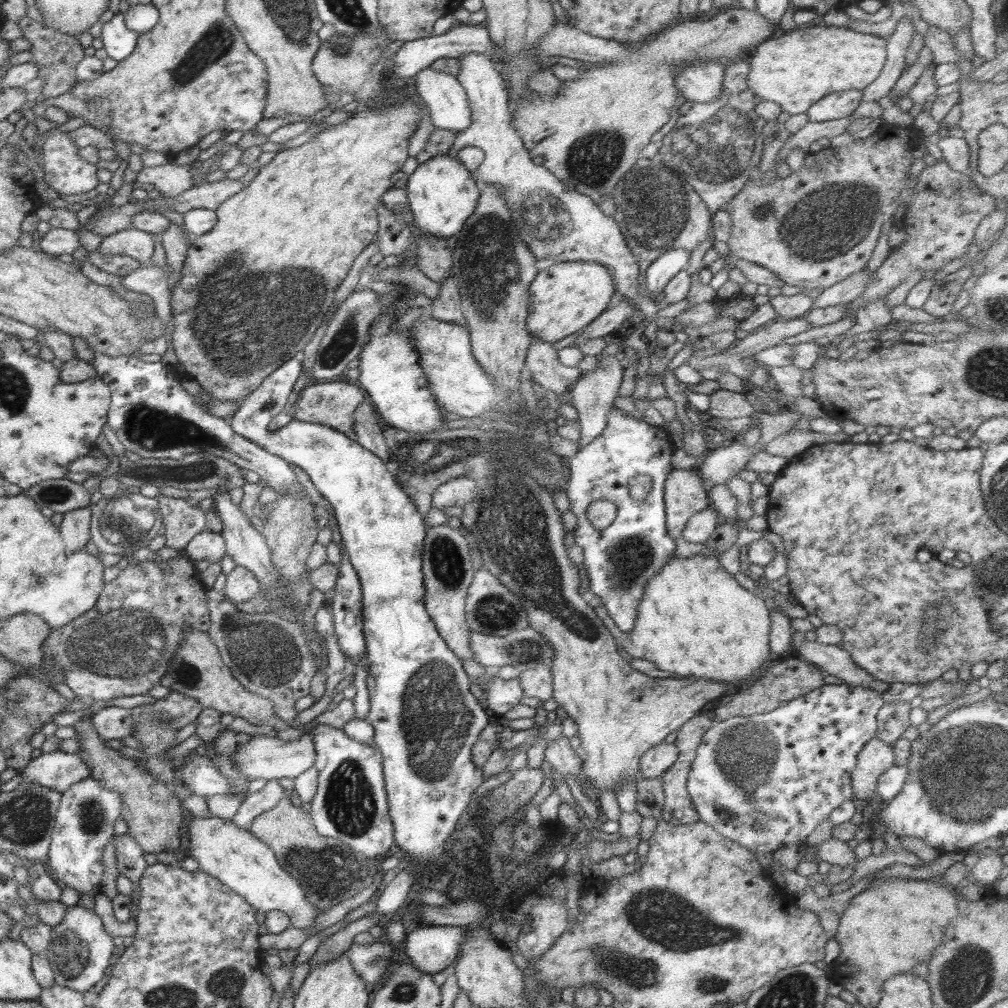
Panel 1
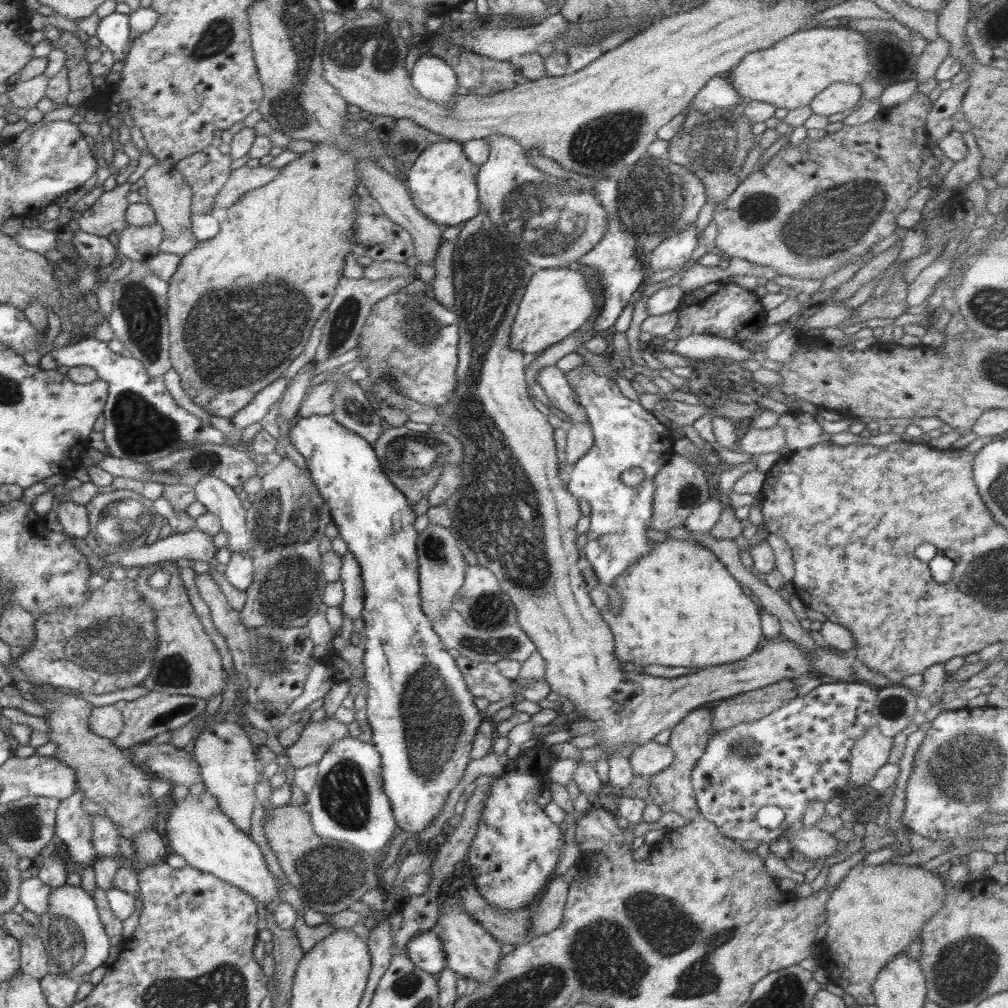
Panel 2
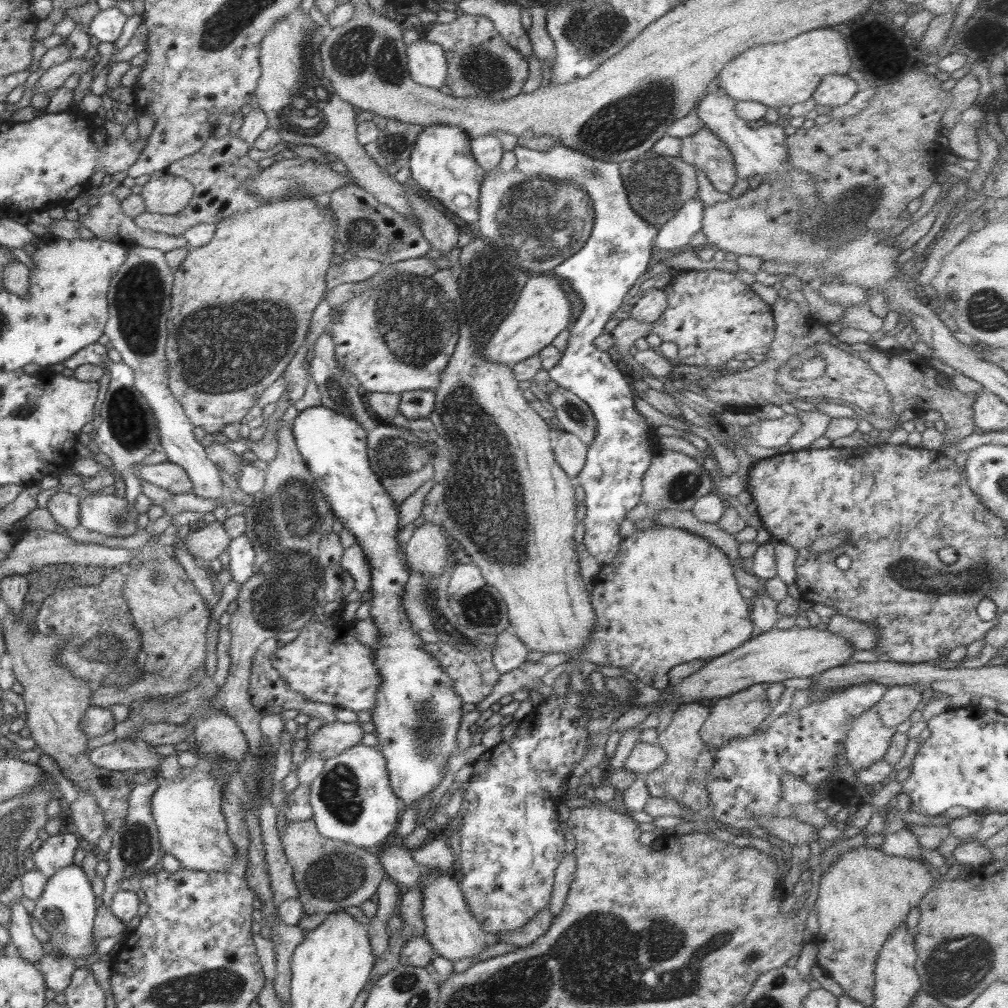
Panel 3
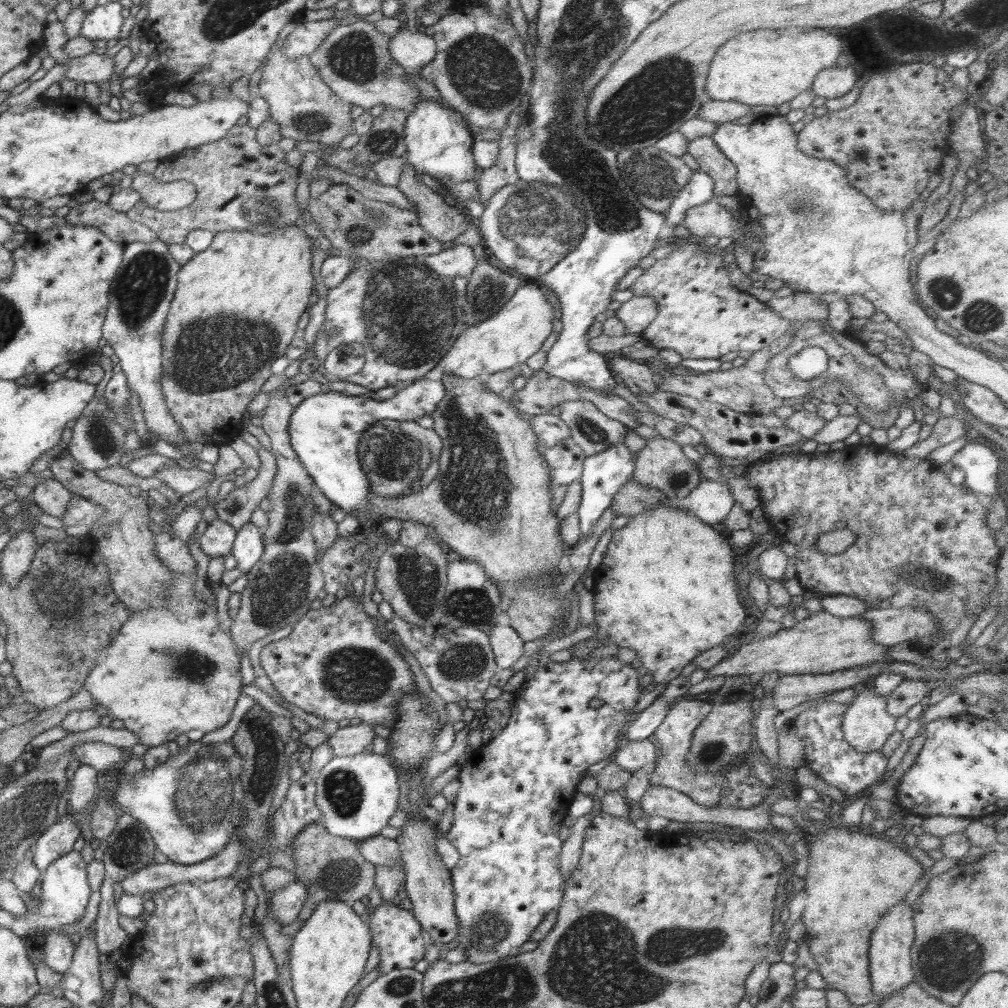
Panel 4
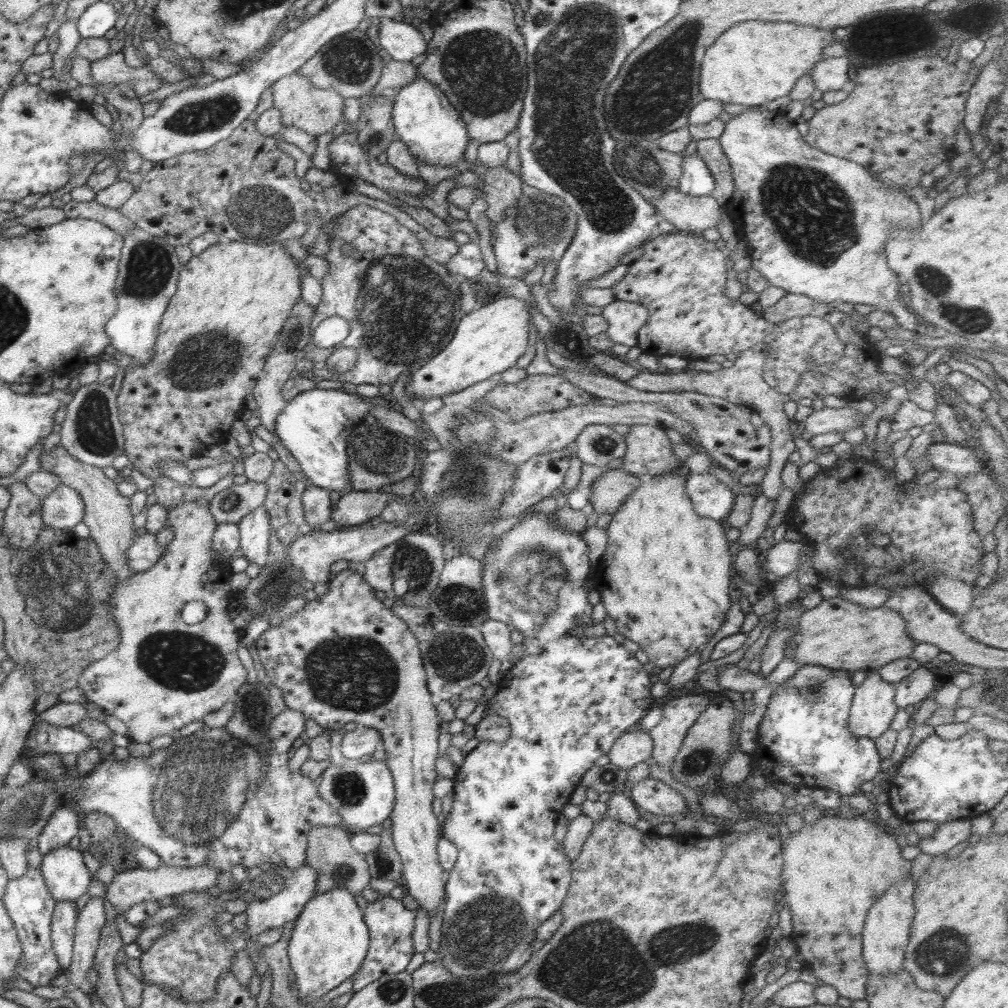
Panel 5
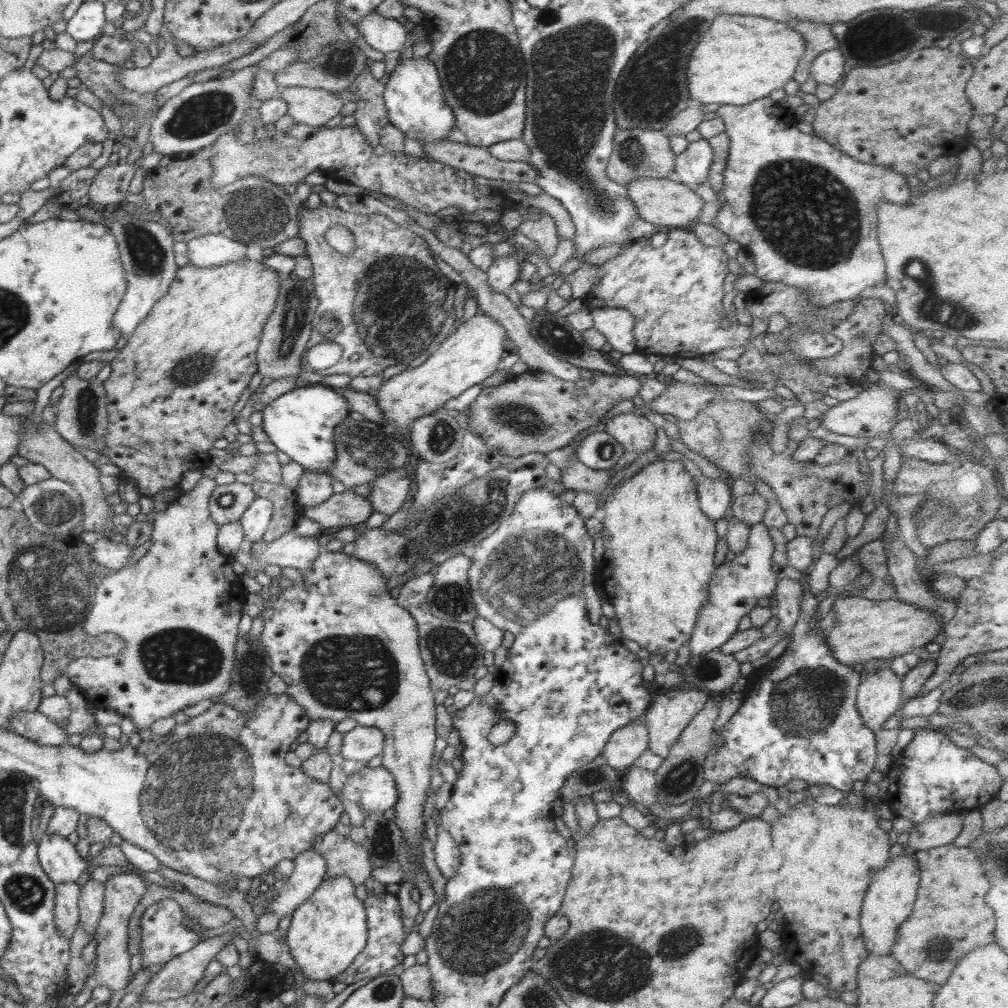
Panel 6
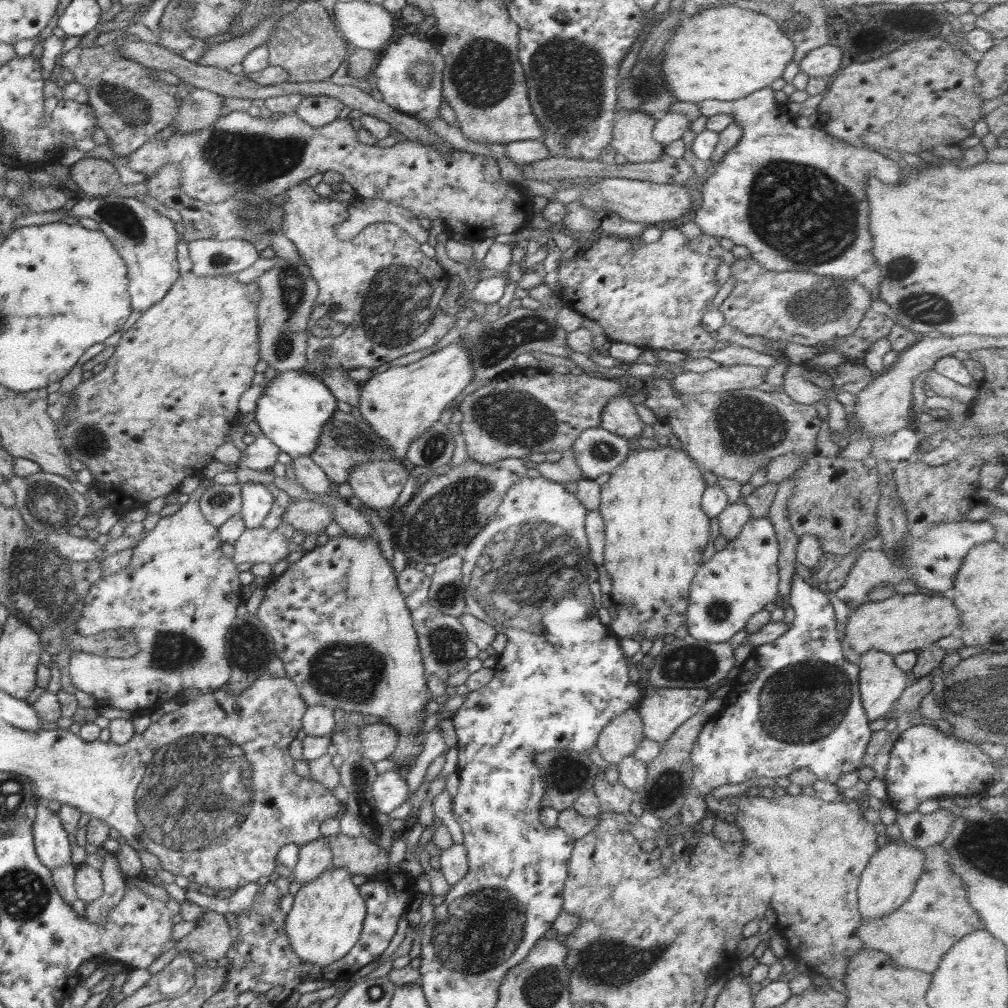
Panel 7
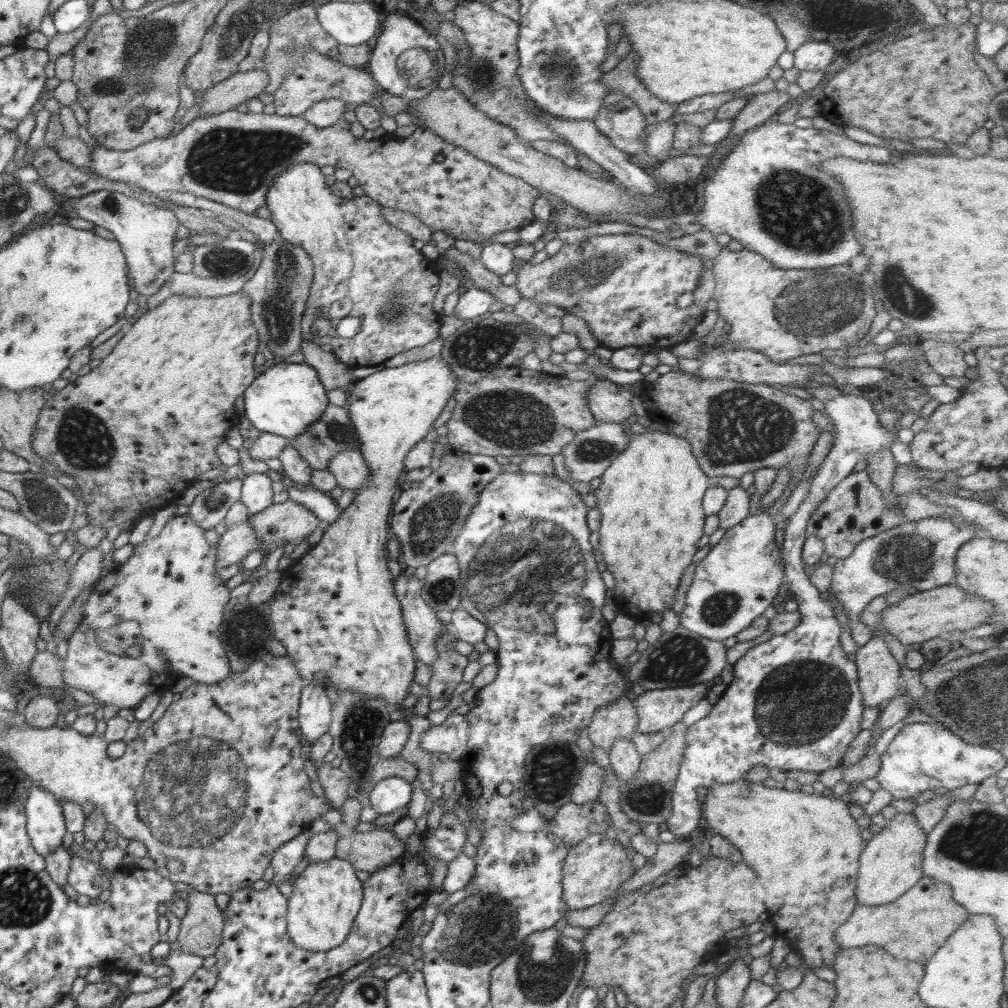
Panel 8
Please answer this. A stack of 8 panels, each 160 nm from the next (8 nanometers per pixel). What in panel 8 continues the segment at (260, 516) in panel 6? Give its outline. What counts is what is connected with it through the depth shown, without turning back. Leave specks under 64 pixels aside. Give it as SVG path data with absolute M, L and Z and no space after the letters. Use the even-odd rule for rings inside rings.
M248 473L246 478L241 480L241 500L248 509L250 515L261 513L273 503L273 480L266 473Z

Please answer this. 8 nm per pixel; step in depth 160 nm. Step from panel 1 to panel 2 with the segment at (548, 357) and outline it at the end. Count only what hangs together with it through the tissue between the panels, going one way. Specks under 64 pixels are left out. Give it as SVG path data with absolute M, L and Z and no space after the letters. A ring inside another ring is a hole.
M556 366L544 367L540 370L537 381L545 390L545 394L553 406L570 418L571 424L569 426L586 423L585 413L578 408L578 403L574 401L576 394L566 378L564 370L560 370Z

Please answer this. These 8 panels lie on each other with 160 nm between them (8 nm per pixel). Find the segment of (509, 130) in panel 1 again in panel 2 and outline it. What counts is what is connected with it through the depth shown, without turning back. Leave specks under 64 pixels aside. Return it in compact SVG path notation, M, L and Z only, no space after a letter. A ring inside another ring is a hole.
M491 134L487 136L487 141L489 157L476 175L479 201L482 210L500 230L502 238L514 246L520 258L531 260L528 264L538 269L567 267L570 262L576 262L589 253L602 240L608 230L609 214L579 182L560 179L540 171L526 159L522 146L505 134Z

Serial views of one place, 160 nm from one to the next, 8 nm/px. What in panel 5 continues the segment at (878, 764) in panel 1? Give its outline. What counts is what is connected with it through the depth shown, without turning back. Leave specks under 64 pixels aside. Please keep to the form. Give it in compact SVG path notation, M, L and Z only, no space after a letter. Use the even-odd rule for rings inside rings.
M877 670L869 671L864 682L855 687L848 717L850 732L872 740L880 737L898 712L894 697L894 685L883 681Z

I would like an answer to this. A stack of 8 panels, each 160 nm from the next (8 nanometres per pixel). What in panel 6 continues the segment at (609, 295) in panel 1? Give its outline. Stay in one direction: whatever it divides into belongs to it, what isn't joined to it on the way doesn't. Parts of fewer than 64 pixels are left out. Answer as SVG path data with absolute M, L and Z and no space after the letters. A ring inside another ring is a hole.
M480 312L472 316L452 336L441 342L441 346L420 367L406 368L381 382L373 395L386 422L401 431L410 432L416 419L436 413L451 398L486 380L500 368L501 361L508 354L505 348L507 338L506 329L498 321Z

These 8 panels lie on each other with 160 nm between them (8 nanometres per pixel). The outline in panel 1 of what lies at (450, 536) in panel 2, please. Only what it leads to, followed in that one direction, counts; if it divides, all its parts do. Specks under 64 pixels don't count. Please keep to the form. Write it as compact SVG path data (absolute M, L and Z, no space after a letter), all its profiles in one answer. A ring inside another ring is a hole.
M444 524L427 529L423 543L422 564L426 612L434 621L442 640L460 660L462 658L475 660L475 654L471 649L472 630L465 622L465 598L476 572L468 549L468 541L458 529Z

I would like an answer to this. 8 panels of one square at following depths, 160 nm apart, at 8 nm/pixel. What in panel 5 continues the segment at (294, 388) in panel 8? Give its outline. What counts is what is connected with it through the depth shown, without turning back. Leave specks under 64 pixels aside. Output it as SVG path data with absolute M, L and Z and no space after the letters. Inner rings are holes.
M314 387L287 400L286 408L276 418L276 435L284 448L290 450L290 454L296 458L300 470L312 485L328 492L334 490L342 496L353 490L349 481L346 437L350 428L363 423L376 405L402 413L402 407L395 400L386 403L381 400L365 399L356 393L346 394L341 389Z

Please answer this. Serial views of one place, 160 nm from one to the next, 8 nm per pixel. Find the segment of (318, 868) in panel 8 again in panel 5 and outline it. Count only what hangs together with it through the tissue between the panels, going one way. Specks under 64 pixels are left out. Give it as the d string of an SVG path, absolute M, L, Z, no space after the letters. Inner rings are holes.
M346 887L318 894L298 915L287 946L289 963L296 974L297 996L310 1004L348 980L360 968L369 949L369 928L354 895Z

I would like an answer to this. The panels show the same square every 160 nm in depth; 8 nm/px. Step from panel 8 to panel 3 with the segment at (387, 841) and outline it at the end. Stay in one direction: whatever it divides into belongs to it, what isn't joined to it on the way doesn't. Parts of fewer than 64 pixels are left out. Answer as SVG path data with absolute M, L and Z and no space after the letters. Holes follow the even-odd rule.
M312 819L286 822L280 838L293 870L298 900L308 915L326 916L362 905L377 893L379 882L386 876L375 851L322 837Z

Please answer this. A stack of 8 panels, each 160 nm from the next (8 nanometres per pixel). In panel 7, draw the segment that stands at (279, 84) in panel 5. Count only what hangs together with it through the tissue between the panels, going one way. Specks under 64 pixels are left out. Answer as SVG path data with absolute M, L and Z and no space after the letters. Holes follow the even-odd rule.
M322 95L304 96L294 114L310 126L320 127L338 118L345 104L337 98Z

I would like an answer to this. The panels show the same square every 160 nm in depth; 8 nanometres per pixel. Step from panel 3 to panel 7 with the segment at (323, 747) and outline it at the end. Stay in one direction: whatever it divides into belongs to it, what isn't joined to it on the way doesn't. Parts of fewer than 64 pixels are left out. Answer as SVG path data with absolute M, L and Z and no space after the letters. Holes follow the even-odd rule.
M379 722L364 725L359 737L362 756L376 764L381 760L390 759L390 755L396 750L399 732L393 726Z

